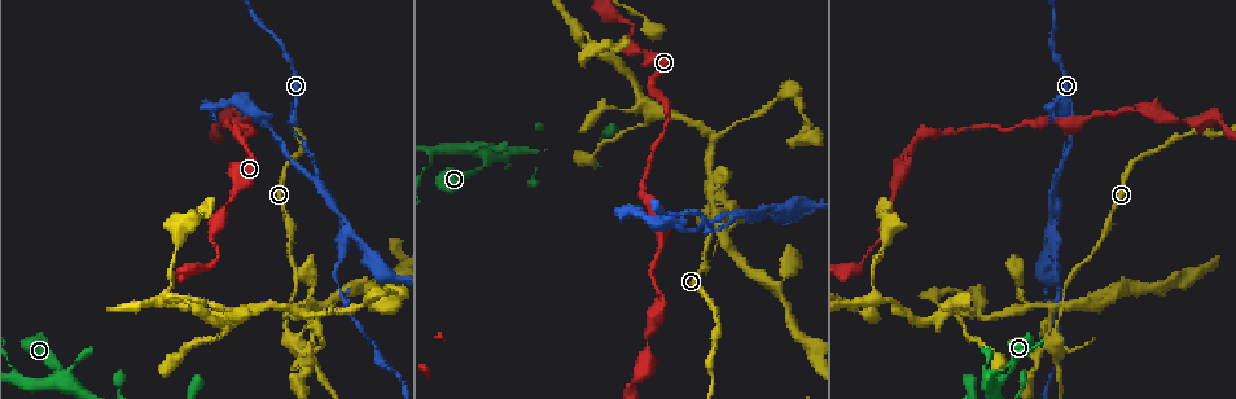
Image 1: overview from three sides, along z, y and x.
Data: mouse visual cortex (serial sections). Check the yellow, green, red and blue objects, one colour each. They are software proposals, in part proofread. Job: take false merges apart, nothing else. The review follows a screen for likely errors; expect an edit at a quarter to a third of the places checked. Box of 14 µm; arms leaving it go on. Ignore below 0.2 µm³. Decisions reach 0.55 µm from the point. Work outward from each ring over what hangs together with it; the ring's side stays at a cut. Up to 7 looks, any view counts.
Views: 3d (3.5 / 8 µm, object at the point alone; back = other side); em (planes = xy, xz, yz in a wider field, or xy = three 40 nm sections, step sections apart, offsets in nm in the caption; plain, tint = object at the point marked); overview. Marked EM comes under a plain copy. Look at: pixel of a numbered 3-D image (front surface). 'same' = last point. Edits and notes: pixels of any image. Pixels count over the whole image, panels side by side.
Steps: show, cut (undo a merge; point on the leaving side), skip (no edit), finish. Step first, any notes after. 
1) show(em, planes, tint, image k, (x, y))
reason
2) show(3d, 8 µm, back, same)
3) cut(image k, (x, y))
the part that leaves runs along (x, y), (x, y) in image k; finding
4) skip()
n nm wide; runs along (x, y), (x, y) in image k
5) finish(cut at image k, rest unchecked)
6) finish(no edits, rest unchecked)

show(3d, 3.5 µm, image 1, (317, 177))
sharp bend

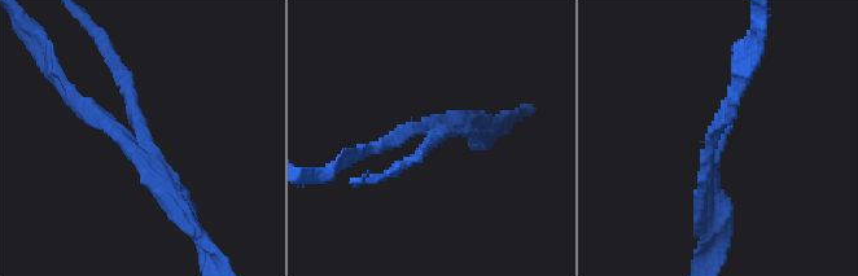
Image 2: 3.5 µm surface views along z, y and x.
show(em, xy, step 2, tint, image 2, (432, 141))
now the EM

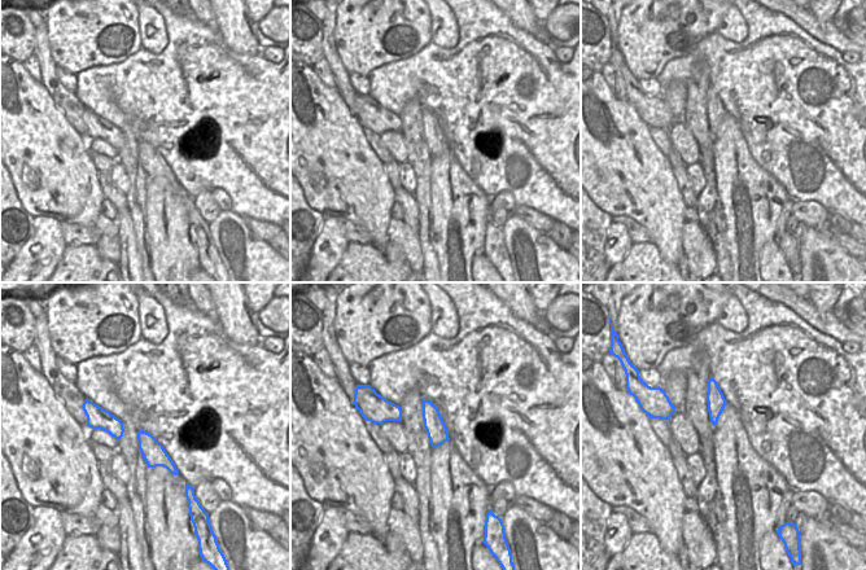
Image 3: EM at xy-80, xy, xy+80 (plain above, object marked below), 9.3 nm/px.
show(em, xy, step 1, tint, same)
another direction

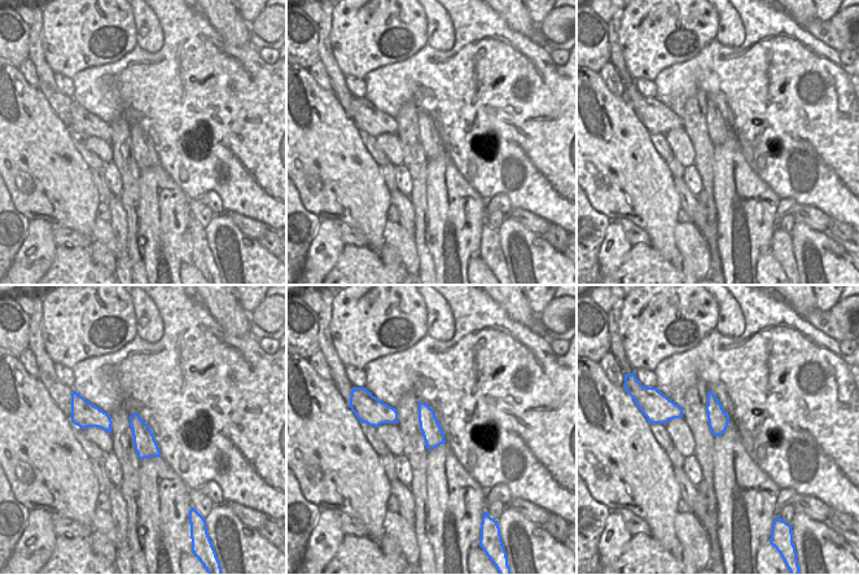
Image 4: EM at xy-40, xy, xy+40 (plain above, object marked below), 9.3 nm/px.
cut(image 2, (95, 113))
the part that leaves runs along (709, 162), (709, 253) in image 2; two cells meet here

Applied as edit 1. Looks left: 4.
show(3d, 3.5 µm, image 1, (236, 132))

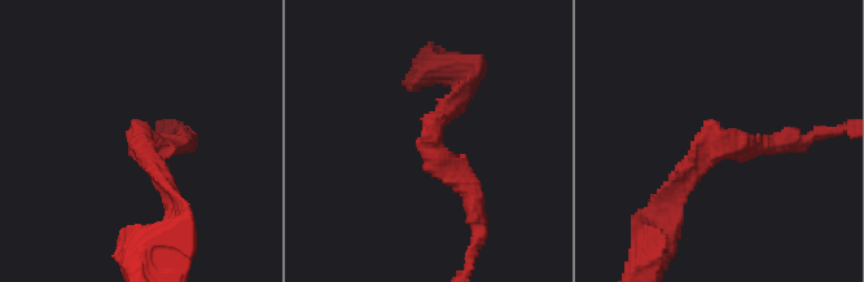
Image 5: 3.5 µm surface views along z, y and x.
show(em, planes, tint, image 5, (715, 142))
arms of 200, 200 nm

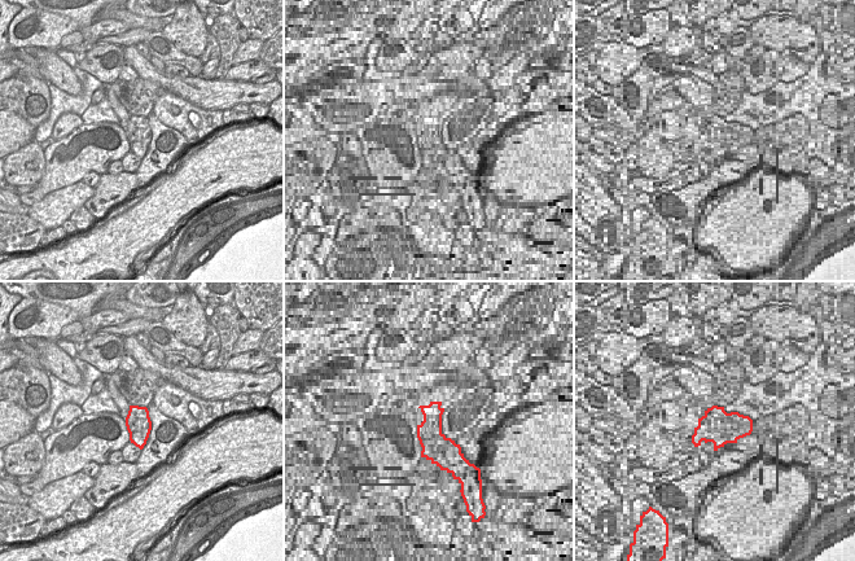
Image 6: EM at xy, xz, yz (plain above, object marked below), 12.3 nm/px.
skip()
320 nm wide; runs along (672, 201), (705, 141), (788, 141) in image 5; all the same cell

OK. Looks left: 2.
show(3d, 3.5 µm, image 1, (433, 149))
abrupt turn

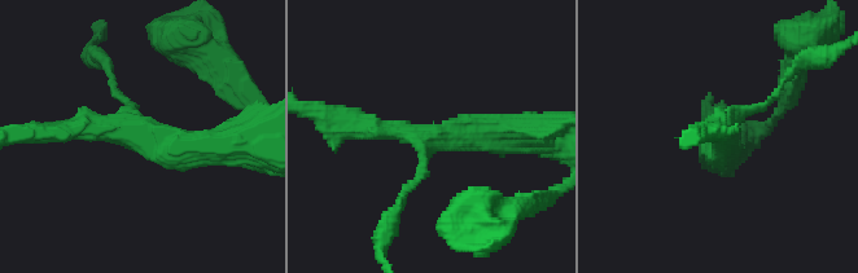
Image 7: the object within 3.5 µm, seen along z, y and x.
show(em, xy, step 1, tint, image 7, (429, 136))
now the EM

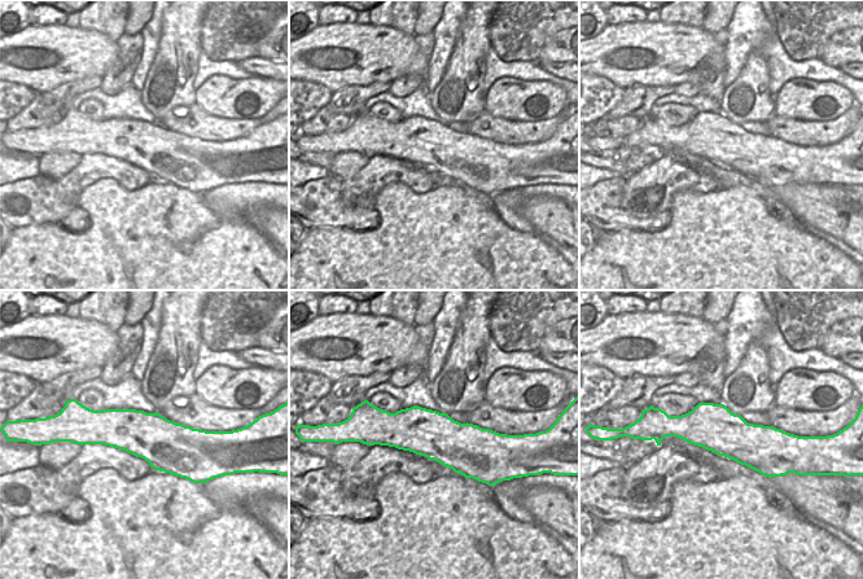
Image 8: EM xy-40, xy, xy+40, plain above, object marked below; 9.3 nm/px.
skip()
runs along (512, 128), (432, 136), (405, 198) in image 7; one cell here

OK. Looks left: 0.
finish(cut at image 2, rest unchecked)

